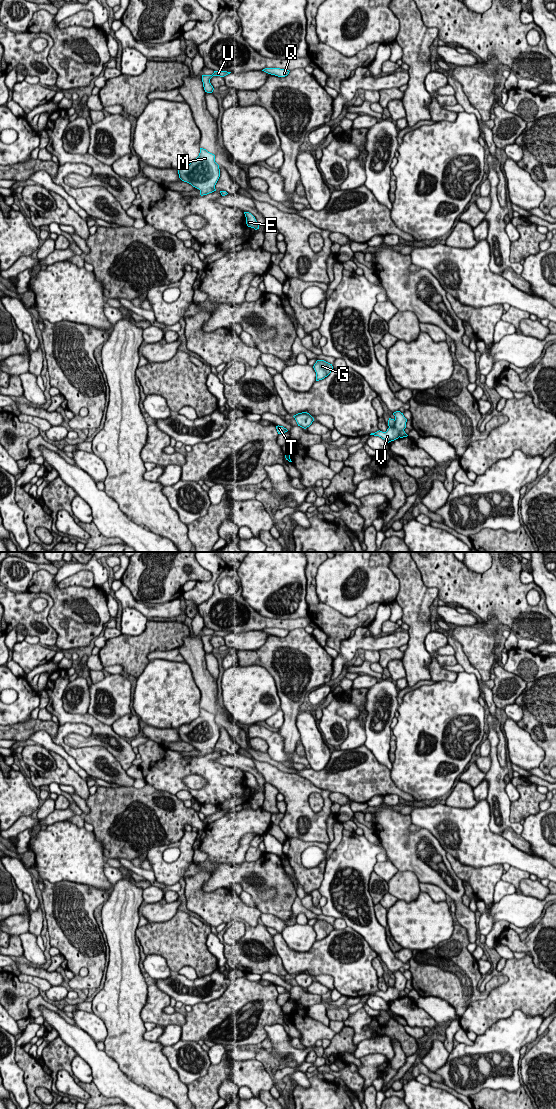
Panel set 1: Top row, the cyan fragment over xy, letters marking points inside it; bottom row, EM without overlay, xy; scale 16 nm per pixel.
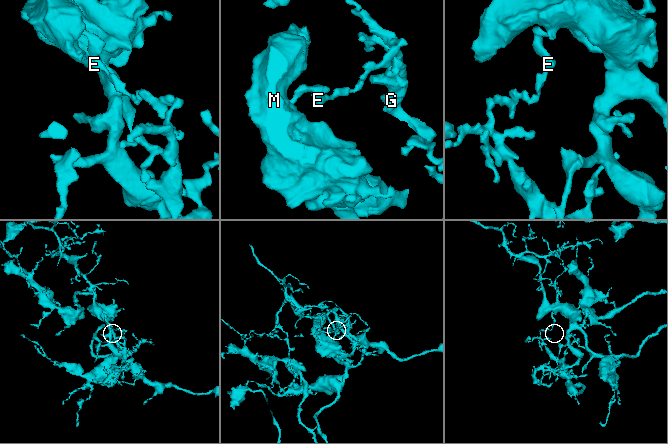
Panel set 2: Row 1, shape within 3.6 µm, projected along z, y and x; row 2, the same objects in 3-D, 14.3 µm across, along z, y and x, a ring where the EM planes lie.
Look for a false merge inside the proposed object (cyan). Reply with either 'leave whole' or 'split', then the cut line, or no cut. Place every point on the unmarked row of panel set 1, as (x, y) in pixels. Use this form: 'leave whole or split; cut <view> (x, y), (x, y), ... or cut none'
split; cut xy (395, 980), (395, 985), (389, 987)

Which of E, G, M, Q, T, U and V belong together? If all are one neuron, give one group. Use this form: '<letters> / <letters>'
E M Q T U V / G

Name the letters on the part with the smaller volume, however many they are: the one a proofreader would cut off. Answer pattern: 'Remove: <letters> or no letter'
Remove: G

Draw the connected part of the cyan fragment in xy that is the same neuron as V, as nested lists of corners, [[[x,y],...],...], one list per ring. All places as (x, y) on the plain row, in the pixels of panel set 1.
[[[396,971],[393,973],[395,976],[395,987],[389,987],[386,992],[377,991],[371,993],[370,995],[379,996],[386,1002],[391,1002],[399,998],[399,993],[406,988],[407,979],[404,977],[403,973]]]

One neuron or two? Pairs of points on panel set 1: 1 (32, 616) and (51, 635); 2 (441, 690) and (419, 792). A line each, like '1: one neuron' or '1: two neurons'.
1: one neuron
2: one neuron

